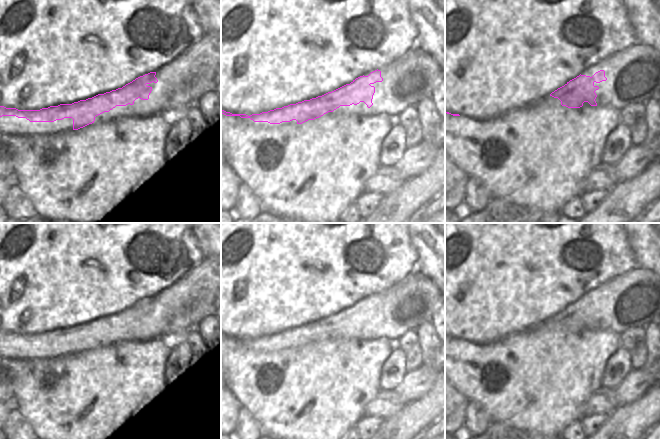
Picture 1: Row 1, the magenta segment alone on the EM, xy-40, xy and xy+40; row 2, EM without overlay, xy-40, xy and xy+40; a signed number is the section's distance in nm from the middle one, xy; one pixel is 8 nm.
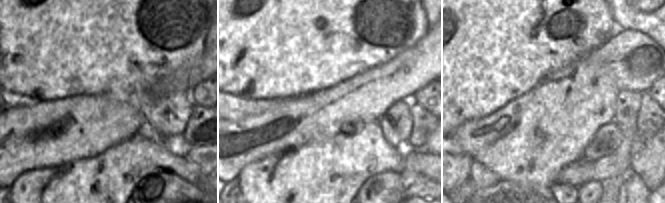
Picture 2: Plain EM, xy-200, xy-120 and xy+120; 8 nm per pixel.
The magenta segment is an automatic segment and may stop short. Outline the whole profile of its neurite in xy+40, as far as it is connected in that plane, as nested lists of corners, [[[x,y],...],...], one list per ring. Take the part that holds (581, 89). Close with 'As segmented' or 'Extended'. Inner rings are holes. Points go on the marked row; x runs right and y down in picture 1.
[[[634,44],[590,66],[579,76],[552,92],[550,96],[558,98],[561,105],[568,108],[580,108],[584,102],[588,102],[591,106],[597,106],[595,91],[599,87],[594,83],[600,83],[607,79],[610,82],[619,83],[619,93],[624,97],[624,104],[631,101],[634,101],[635,104],[644,104],[648,100],[656,98],[660,89],[660,54],[650,46]]]. Extended.

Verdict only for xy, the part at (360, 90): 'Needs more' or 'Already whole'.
Needs more.

